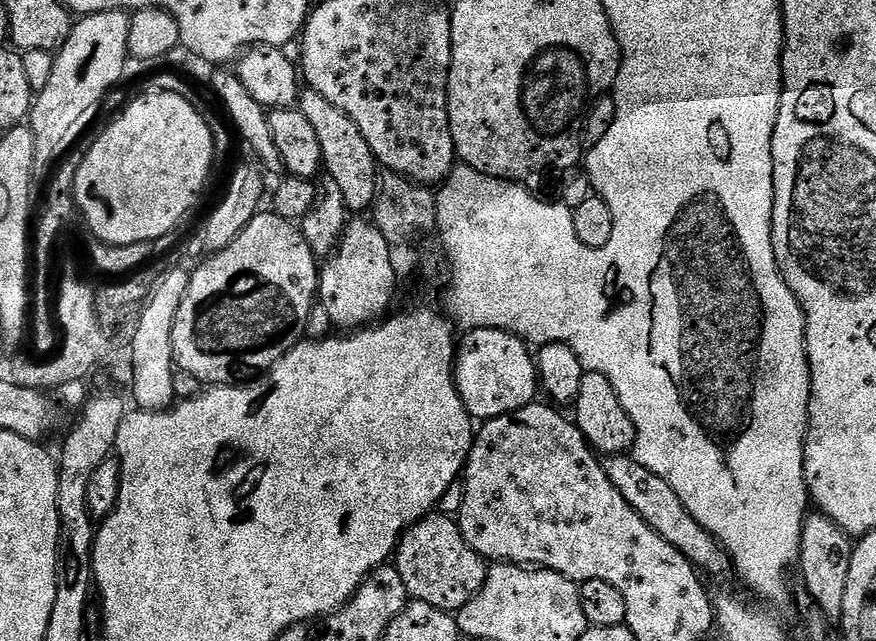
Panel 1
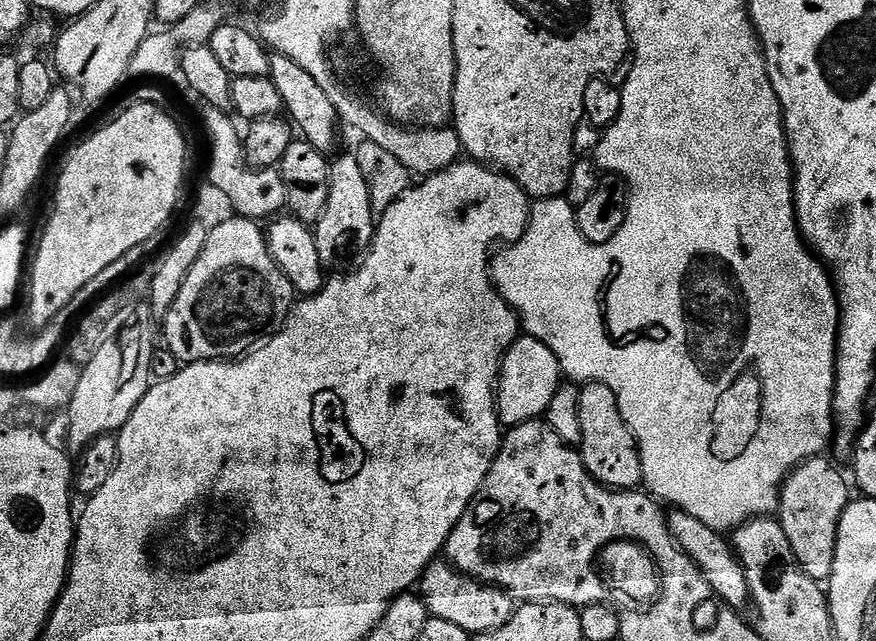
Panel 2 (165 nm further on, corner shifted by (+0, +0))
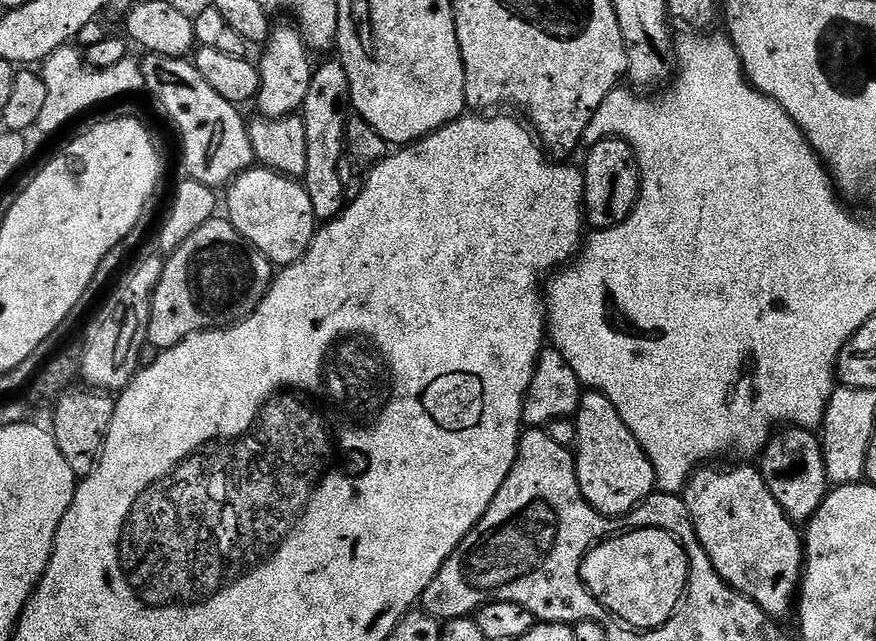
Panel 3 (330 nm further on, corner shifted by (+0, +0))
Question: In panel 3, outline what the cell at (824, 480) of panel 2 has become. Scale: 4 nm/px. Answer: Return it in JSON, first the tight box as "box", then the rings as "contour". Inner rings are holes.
{"box":[758,427,830,525],"contour":[[[785,427],[773,435],[768,445],[759,453],[758,459],[762,478],[766,486],[770,486],[770,494],[778,498],[778,506],[782,506],[793,524],[807,525],[830,491],[821,437],[807,428]]]}

